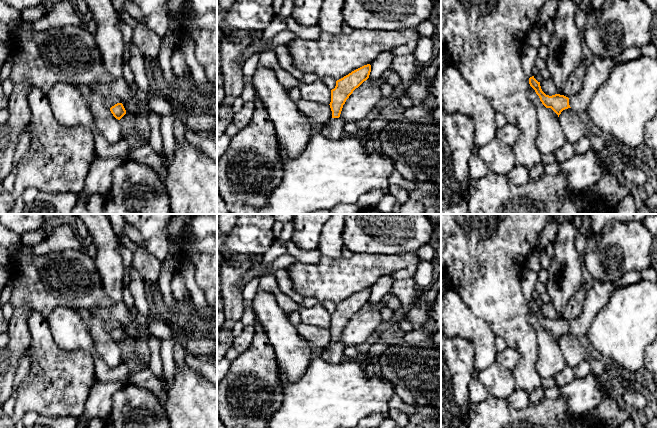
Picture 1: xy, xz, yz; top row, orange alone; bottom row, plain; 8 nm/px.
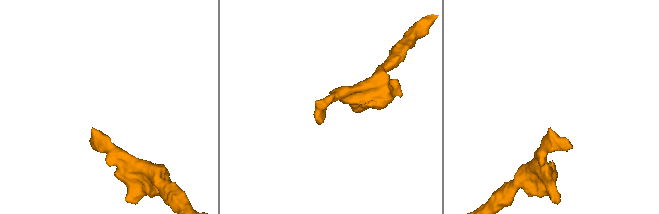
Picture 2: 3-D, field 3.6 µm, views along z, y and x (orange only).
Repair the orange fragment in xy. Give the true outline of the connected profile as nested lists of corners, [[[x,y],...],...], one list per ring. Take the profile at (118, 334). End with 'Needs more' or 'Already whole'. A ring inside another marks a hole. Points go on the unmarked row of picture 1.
[[[106,321],[105,329],[110,333],[113,340],[118,344],[120,344],[126,338],[126,334],[119,322]]]. Needs more

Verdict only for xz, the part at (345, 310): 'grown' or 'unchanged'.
grown

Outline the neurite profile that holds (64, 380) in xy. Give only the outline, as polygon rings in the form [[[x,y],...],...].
[[[30,311],[27,324],[31,335],[28,348],[30,361],[38,364],[38,373],[27,375],[17,390],[16,403],[12,420],[20,422],[28,412],[36,412],[39,416],[80,418],[85,411],[85,404],[91,387],[97,381],[94,358],[85,351],[68,351],[61,349],[54,341],[46,316],[37,311]]]

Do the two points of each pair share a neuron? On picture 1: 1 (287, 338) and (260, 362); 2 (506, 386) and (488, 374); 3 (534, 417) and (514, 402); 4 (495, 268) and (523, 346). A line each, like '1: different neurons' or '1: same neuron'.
1: different neurons
2: same neuron
3: different neurons
4: same neuron

